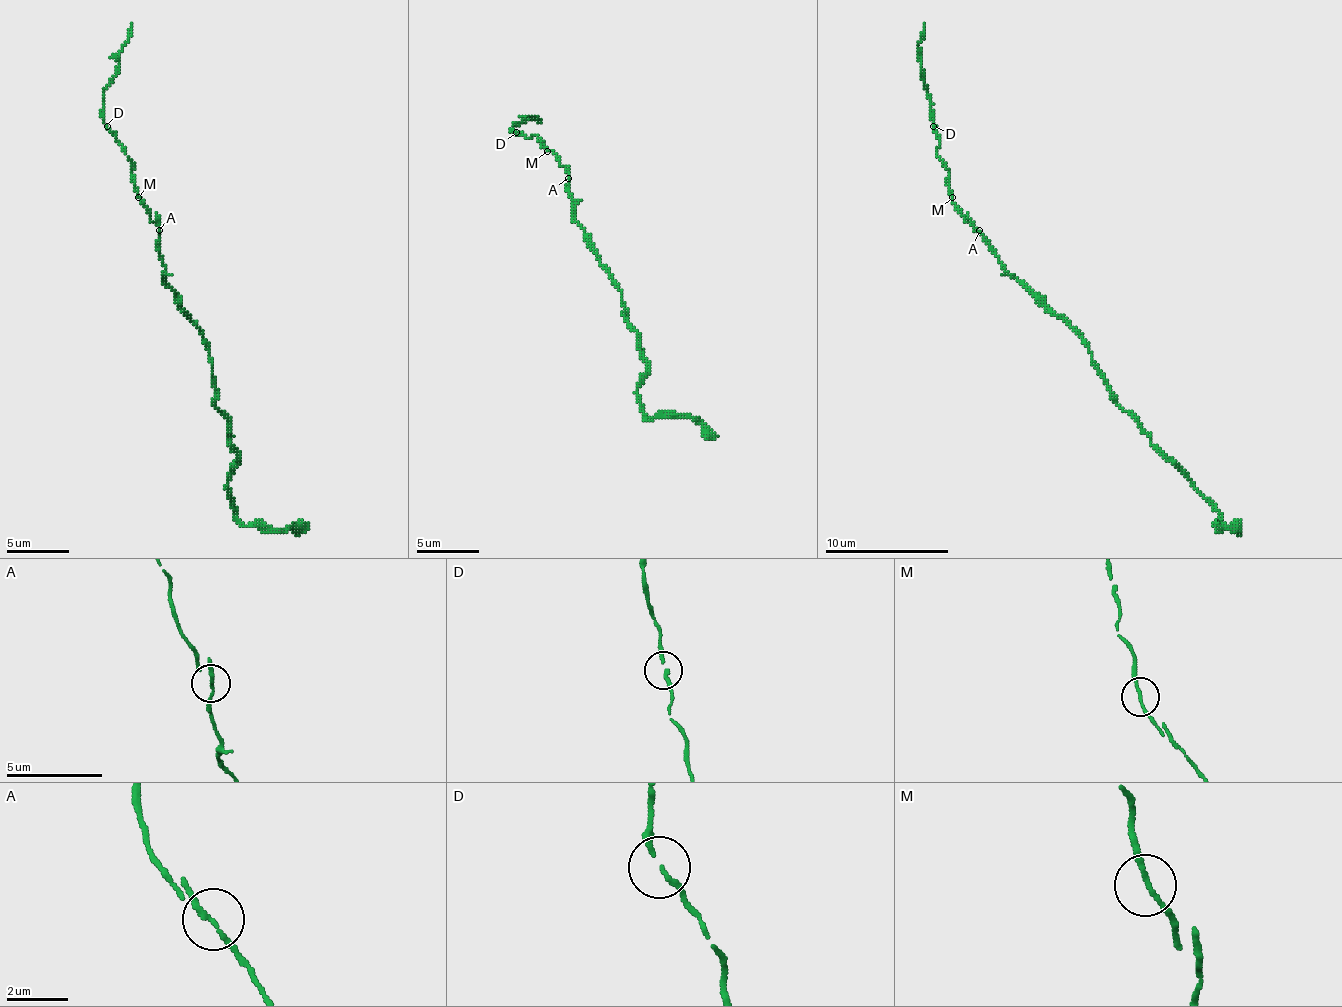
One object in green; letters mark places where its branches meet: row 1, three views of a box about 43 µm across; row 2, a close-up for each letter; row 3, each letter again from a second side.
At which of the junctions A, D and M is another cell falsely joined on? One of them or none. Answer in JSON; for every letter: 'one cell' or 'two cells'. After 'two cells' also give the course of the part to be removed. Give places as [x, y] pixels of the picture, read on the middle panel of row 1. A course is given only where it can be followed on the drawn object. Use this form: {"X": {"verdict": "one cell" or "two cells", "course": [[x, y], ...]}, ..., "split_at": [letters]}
{"A": {"verdict": "one cell"}, "D": {"verdict": "one cell"}, "M": {"verdict": "one cell"}, "split_at": []}

